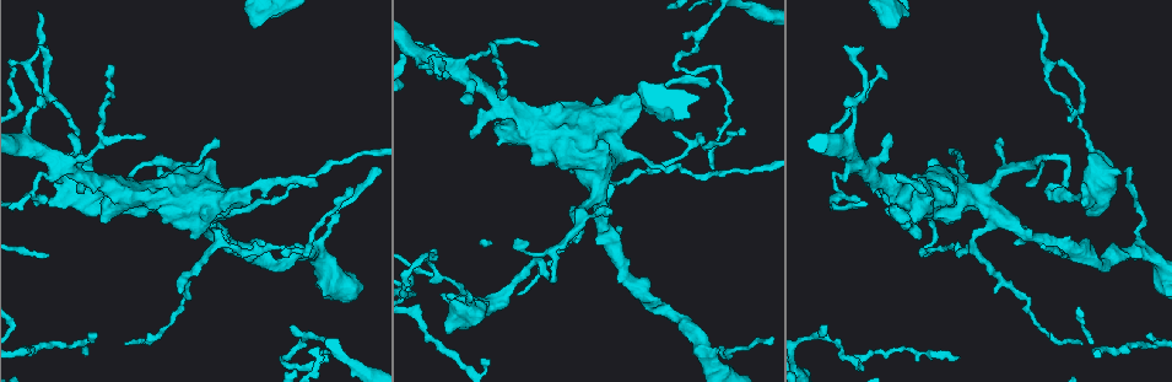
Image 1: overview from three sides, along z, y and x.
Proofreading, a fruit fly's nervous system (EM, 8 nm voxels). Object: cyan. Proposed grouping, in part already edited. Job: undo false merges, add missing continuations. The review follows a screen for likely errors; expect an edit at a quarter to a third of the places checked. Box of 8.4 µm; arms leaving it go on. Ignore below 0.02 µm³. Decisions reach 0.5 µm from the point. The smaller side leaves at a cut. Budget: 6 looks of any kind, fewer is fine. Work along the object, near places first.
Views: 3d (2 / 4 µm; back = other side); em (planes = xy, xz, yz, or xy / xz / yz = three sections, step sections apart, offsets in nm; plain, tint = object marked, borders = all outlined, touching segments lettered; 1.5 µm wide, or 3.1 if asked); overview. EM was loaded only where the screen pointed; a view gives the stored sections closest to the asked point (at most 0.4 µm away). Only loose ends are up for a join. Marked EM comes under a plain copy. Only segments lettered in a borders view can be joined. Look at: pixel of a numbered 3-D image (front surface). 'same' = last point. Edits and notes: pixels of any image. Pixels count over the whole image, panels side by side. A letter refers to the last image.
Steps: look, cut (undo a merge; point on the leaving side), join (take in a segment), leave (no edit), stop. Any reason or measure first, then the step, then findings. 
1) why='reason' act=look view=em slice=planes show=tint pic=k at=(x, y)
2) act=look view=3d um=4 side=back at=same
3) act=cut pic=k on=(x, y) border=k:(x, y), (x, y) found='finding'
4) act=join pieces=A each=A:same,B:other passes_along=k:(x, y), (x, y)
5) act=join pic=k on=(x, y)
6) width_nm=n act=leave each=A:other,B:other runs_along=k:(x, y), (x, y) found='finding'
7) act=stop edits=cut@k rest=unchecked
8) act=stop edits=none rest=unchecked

why='thin neck' act=look view=3d um=4 side=back pic=1 at=(974, 243)

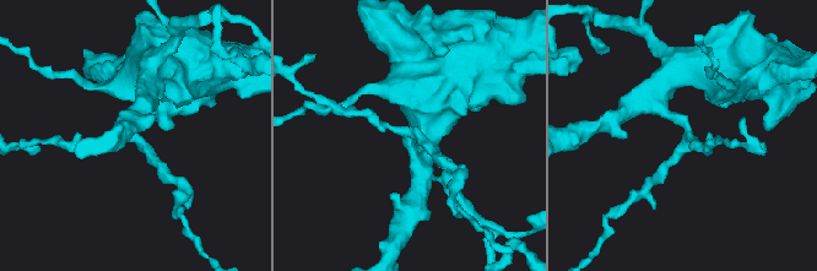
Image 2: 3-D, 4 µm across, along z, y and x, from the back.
arms=3 why='now the EM' act=look view=em slice=xy step=8 show=borders pic=2 at=(135, 136)

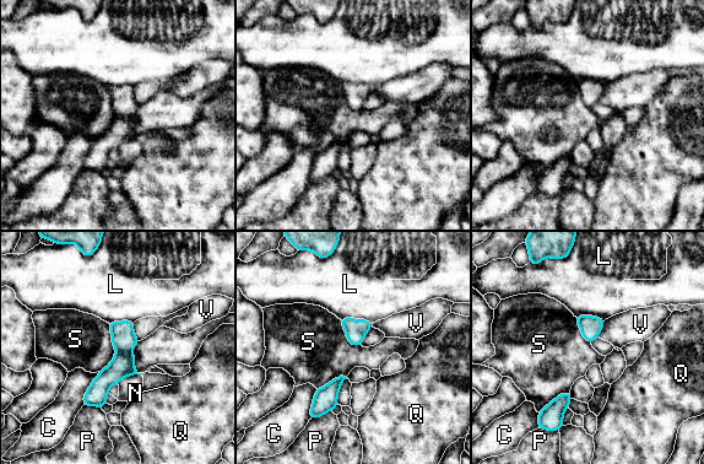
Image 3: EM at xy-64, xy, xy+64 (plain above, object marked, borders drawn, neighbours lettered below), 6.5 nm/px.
width_nm=60 act=leave each=C:other,L:other,N:other,P:other,Q:other,S:other,V:other runs_along=3:(126, 323), (124, 362), (86, 402) found='all the same cell'

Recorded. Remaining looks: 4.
why='sharp bend' act=look view=3d um=2 pic=1 at=(101, 142)

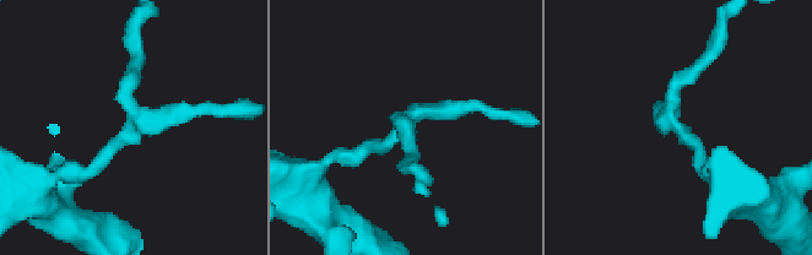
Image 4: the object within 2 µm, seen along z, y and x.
why='shape alone is not enough' act=look view=em slice=planes show=borders pic=4 at=(409, 115)

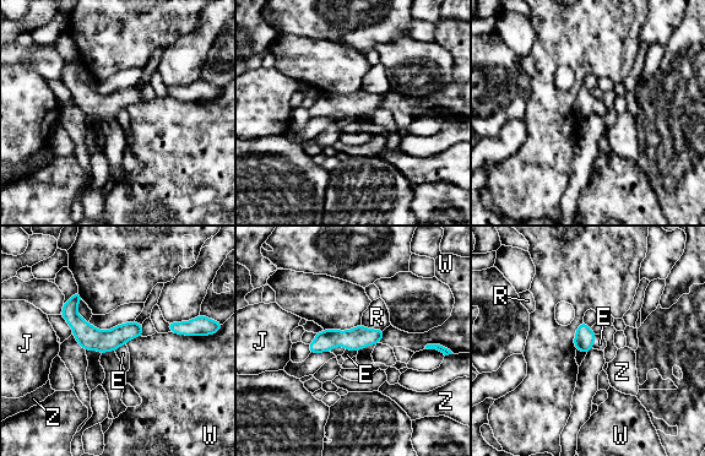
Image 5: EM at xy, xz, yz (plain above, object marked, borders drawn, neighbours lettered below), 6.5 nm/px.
width_nm=140 act=leave each=E:other,J:other,R:other,W:other,Z:other runs_along=5:(64, 313), (91, 337), (139, 327) found='one cell here'

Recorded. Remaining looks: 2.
why='end of a long branch' act=look view=em slice=planes show=tint pic=1 at=(1083, 343)

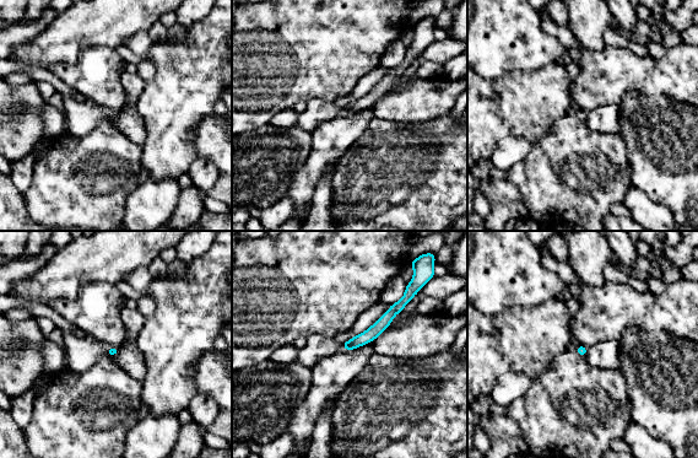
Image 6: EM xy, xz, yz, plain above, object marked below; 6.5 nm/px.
act=look view=em slice=planes show=borders at=same

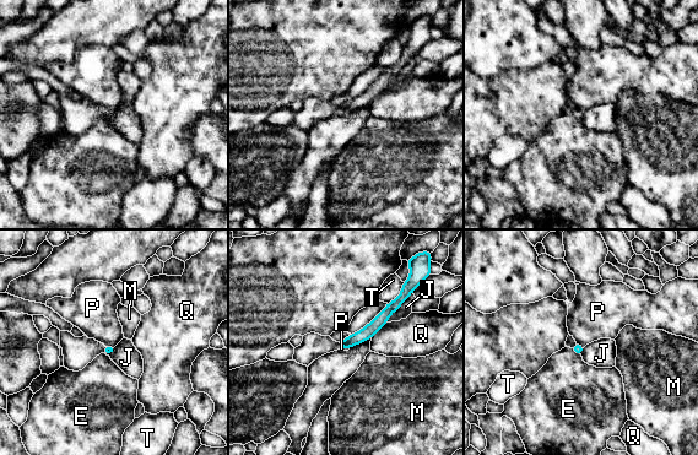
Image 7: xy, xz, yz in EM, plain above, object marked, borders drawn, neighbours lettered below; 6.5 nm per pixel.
act=leave each=E:other,J:other,M:other,P:other,Q:other,T:other runs_along=7:(400, 299), (367, 332), (342, 345) found='no lettered segment goes on from it'

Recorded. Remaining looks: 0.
act=stop edits=none rest=unchecked

